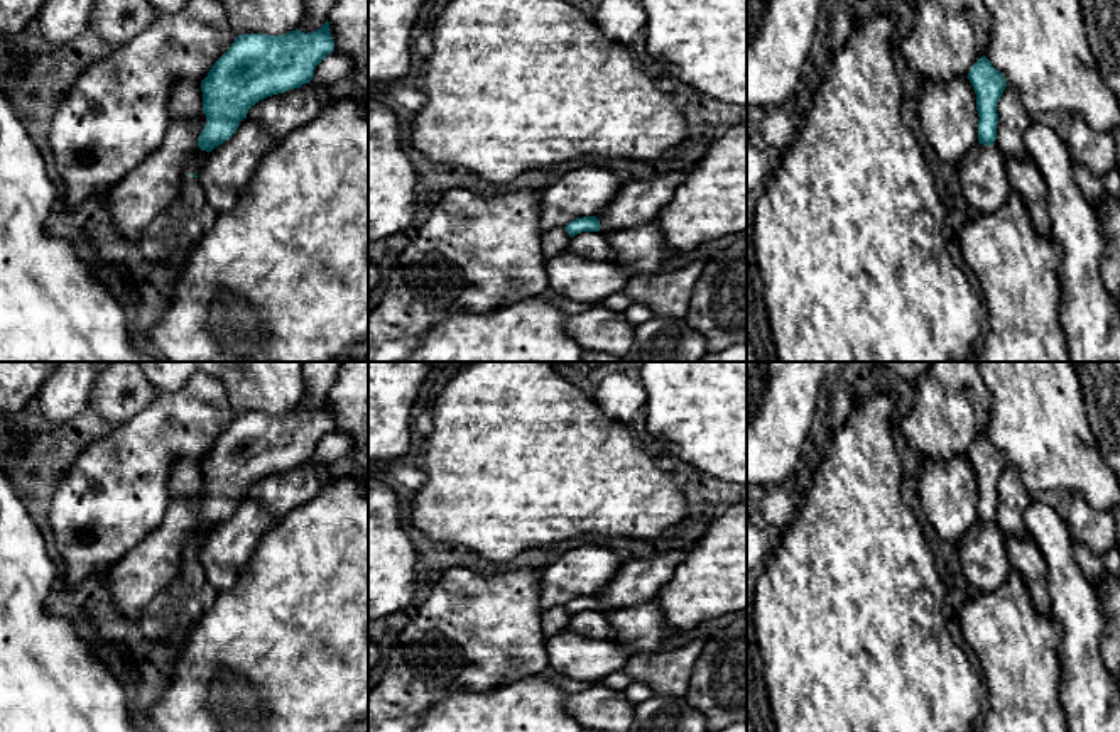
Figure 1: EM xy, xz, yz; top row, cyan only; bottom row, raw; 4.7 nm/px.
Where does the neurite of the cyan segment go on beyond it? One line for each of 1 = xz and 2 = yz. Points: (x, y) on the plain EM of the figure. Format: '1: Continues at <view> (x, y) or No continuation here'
1: No continuation here
2: No continuation here

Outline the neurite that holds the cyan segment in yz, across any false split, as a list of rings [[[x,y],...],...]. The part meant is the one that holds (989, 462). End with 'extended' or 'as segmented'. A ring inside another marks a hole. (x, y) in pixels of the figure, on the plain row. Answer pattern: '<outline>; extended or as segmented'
[[[985,434],[971,445],[966,456],[976,472],[976,489],[980,495],[978,521],[983,524],[993,524],[998,502],[997,482],[1007,465],[1007,460]]]; as segmented

